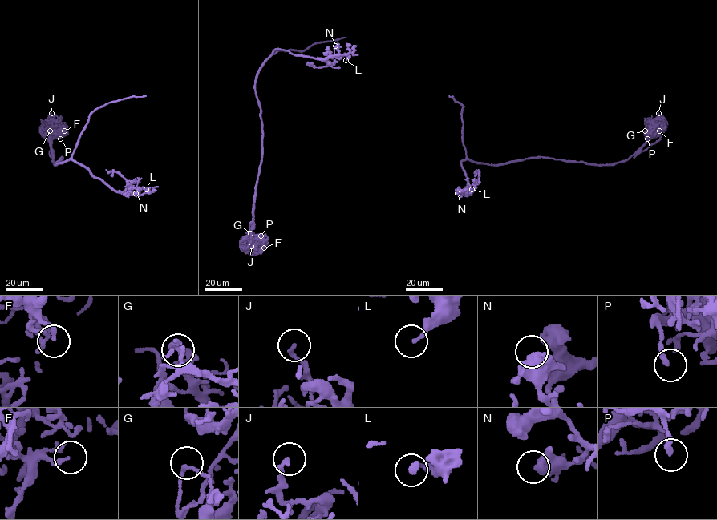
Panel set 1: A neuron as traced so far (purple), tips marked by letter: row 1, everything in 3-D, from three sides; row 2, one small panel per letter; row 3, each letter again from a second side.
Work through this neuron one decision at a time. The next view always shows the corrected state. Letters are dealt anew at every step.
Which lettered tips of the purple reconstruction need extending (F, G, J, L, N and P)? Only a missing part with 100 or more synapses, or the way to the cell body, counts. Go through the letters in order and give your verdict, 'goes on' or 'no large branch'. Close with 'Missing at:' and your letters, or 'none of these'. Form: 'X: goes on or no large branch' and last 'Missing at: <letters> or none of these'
F: no large branch
G: no large branch
J: no large branch
L: no large branch
N: no large branch
P: no large branch
Missing at: none of these

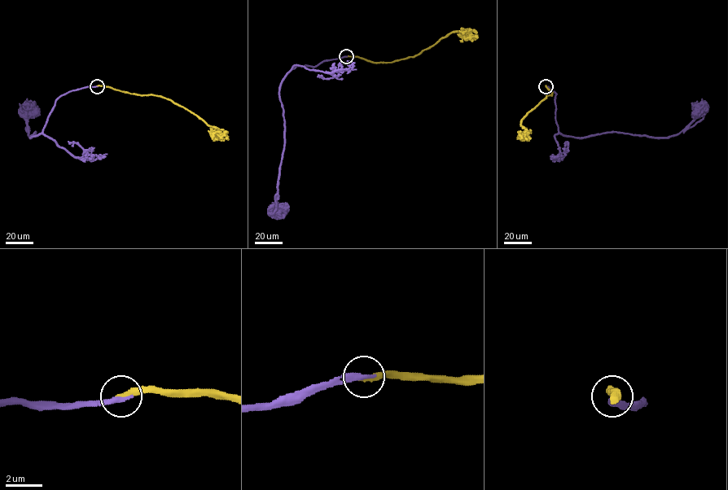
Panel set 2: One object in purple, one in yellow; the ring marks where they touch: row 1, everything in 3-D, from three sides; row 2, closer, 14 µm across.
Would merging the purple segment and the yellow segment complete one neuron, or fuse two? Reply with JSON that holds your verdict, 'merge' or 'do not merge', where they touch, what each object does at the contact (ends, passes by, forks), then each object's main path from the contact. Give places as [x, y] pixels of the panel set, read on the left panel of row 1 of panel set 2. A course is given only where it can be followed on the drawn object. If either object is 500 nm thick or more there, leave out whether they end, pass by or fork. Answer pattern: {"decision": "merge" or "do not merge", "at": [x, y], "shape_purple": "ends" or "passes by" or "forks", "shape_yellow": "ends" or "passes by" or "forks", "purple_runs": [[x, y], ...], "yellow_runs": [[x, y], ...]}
{"decision": "merge", "at": [97, 86], "shape_purple": "ends", "shape_yellow": "ends", "purple_runs": [[97, 86], [61, 95], [43, 130], [30, 137], [35, 132], [29, 137], [27, 121], [19, 111], [27, 98]], "yellow_runs": [[97, 86], [170, 99], [208, 124], [216, 127], [218, 131], [213, 134], [221, 132], [226, 139]]}

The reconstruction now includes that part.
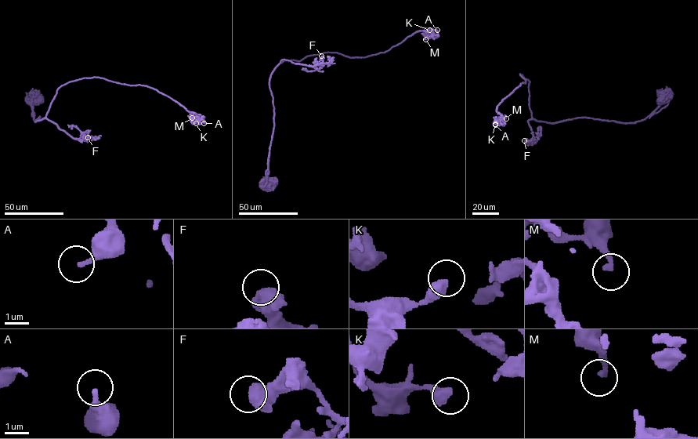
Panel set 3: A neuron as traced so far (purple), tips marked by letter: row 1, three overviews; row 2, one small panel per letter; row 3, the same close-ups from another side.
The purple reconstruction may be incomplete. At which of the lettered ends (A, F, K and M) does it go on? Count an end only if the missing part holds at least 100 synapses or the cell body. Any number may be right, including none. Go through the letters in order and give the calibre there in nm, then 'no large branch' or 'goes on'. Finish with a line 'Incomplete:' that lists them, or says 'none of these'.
A: 260 nm | no large branch
F: 500 nm | no large branch
K: 480 nm | no large branch
M: 240 nm | no large branch
Incomplete: none of these

